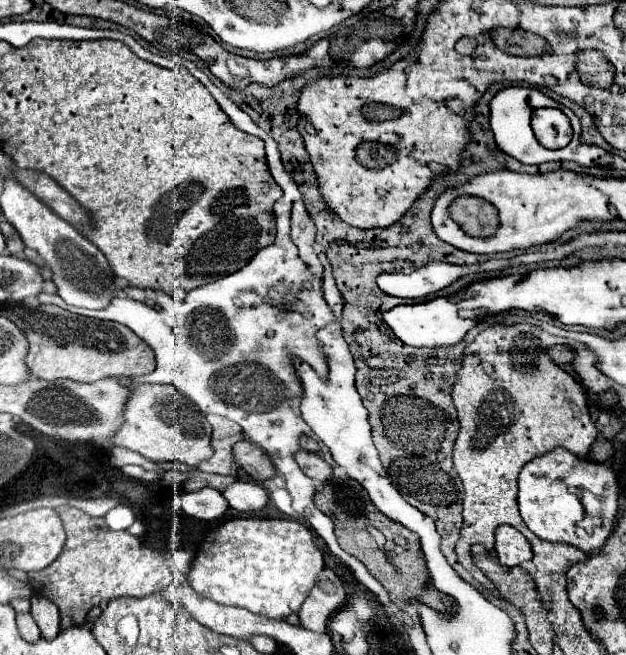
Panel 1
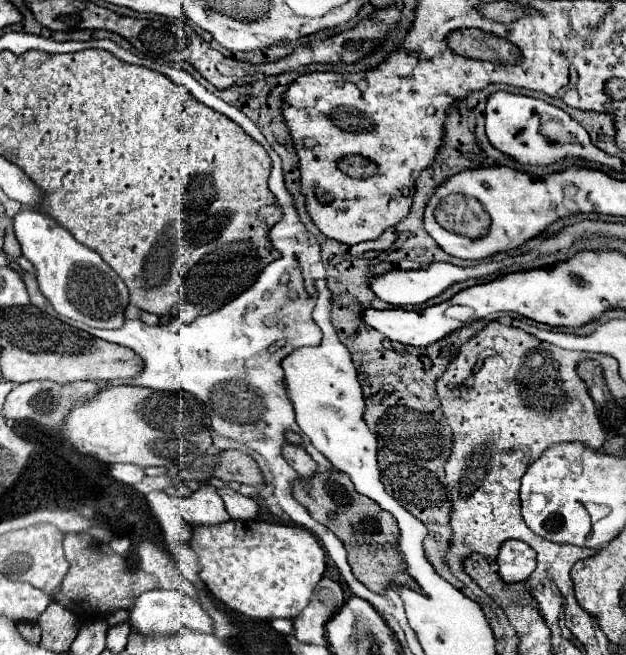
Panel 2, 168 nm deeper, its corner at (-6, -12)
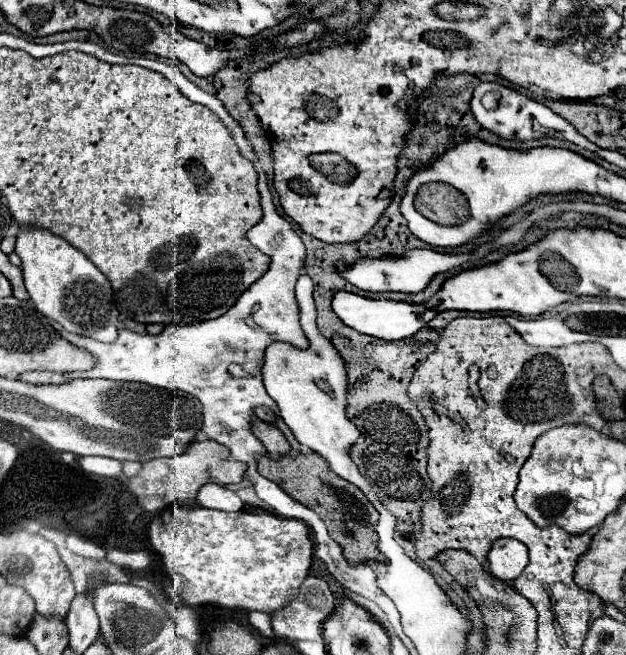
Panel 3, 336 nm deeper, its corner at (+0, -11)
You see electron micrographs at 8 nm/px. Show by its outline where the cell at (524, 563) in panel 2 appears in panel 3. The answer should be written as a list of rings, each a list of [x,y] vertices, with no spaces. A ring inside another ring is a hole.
[[[497,539],[487,555],[489,573],[501,581],[513,581],[525,569],[527,547],[515,539]]]

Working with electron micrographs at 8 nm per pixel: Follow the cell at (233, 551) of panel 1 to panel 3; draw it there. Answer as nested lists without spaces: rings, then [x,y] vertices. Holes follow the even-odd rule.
[[[171,505],[153,517],[149,525],[149,541],[163,559],[164,569],[170,579],[165,592],[189,605],[219,605],[243,611],[273,613],[289,605],[309,575],[313,543],[305,523],[283,519],[271,513],[225,513],[205,507],[179,507]]]

